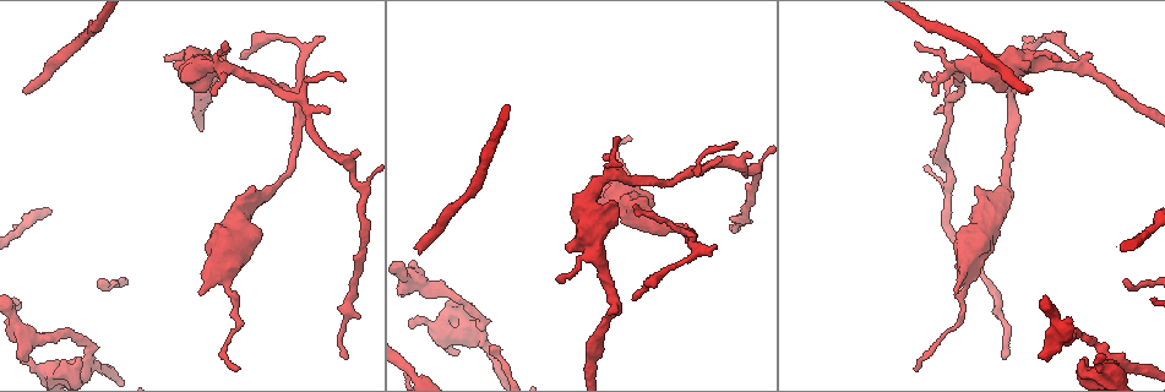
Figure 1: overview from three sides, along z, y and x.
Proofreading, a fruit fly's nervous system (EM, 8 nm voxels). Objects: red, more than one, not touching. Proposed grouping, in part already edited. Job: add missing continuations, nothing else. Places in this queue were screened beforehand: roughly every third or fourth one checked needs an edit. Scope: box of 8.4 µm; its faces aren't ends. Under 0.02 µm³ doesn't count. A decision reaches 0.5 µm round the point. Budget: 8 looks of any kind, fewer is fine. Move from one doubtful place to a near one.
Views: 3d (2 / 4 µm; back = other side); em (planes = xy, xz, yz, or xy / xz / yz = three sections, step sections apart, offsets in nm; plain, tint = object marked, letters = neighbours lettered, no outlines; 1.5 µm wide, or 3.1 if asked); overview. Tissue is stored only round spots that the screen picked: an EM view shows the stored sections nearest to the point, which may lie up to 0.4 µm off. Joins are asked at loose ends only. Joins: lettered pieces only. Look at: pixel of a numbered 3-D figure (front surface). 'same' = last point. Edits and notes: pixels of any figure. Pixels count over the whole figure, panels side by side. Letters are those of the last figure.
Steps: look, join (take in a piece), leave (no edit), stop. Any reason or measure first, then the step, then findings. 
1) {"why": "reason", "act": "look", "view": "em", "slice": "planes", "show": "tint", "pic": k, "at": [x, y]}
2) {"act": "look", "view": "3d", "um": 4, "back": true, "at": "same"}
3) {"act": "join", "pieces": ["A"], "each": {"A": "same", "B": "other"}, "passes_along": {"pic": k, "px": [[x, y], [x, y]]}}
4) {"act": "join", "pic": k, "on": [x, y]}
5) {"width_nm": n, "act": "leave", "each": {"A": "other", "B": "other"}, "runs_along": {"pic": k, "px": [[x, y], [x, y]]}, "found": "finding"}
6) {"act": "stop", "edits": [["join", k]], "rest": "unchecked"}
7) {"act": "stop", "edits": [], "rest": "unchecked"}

{"why": "an open end", "act": "look", "view": "em", "slice": "planes", "show": "tint", "pic": 1, "at": [977, 185]}

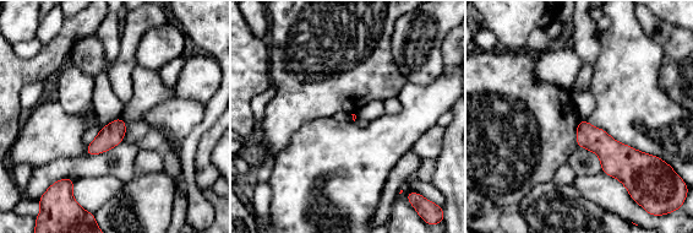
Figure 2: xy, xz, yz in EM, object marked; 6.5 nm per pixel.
{"act": "look", "view": "em", "slice": "planes", "show": "letters", "at": "same"}

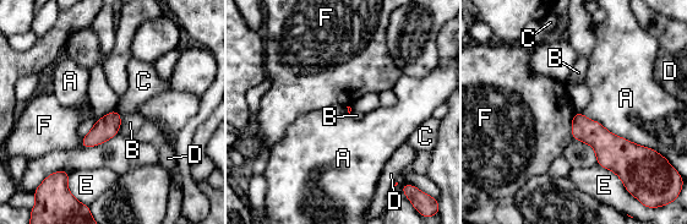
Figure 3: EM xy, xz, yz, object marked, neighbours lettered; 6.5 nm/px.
{"act": "leave", "each": {"A": "other", "B": "other", "C": "other", "D": "other", "E": "other", "F": "other"}, "border": {"pic": 3, "px": [[582, 113], [612, 134], [654, 149]]}, "found": "no lettered piece goes on from it"}

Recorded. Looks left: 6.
{"why": "long arm stops here", "act": "look", "view": "em", "slice": "yz", "step": 8, "show": "letters", "pic": 1, "at": [27, 93]}

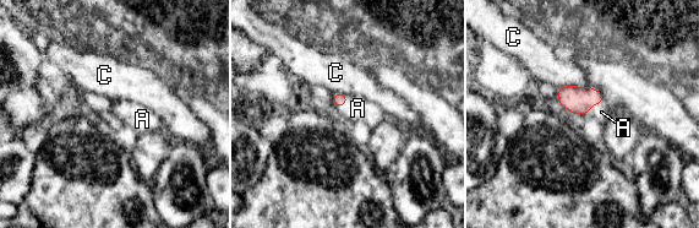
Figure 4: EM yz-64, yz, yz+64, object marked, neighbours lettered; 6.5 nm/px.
{"act": "join", "pieces": ["A"], "each": {"A": "same", "C": "other"}, "passes_along": {"pic": 4, "px": [[578, 99], [594, 103], [601, 112]]}, "found": "it goes on there"}

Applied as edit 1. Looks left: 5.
{"why": "redraw", "act": "look", "view": "overview"}

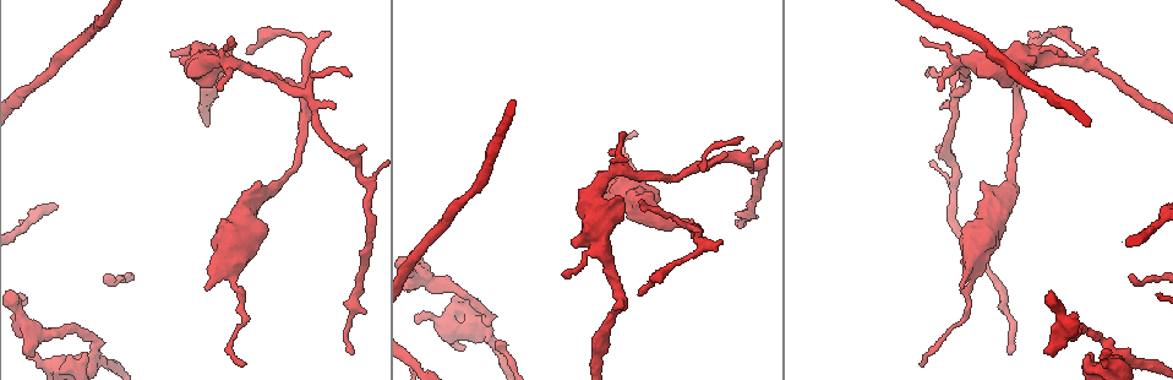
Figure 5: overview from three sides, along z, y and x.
{"why": "an open end", "act": "look", "view": "3d", "um": 4, "pic": 5, "at": [26, 353]}

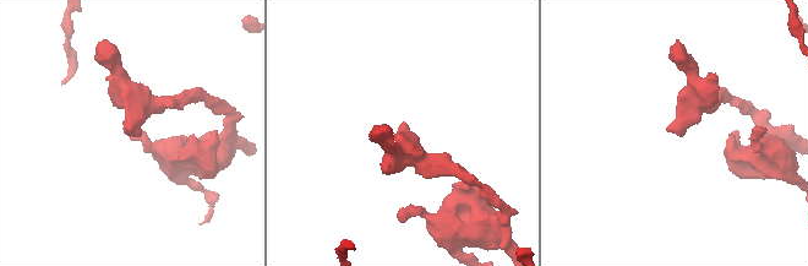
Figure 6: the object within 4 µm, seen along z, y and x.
{"act": "look", "view": "em", "slice": "planes", "show": "letters", "pic": 6, "at": [126, 130]}

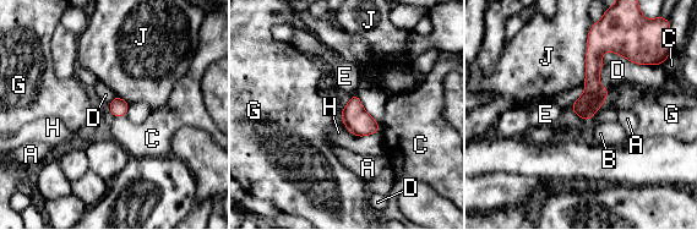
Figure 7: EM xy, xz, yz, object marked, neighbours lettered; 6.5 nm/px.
{"act": "leave", "each": {"A": "other", "B": "other", "C": "other", "D": "other", "E": "other", "G": "other", "H": "other", "J": "other"}, "runs_along": {"pic": 7, "px": [[595, 40], [586, 116]]}, "found": "none of them fits"}

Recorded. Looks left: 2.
{"act": "stop", "edits": [["join", 4]], "rest": "unchecked"}

